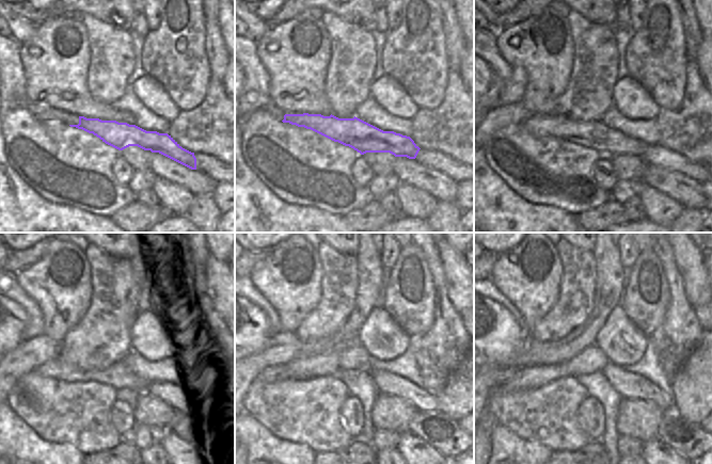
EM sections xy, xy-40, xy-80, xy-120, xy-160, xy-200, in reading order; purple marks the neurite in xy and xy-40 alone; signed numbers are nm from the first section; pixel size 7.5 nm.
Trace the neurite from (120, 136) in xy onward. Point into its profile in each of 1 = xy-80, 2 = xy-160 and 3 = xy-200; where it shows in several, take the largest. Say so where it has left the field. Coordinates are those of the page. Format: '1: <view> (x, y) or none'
1: xy-80 (607, 142)
2: xy-160 (275, 373)
3: xy-200 (500, 373)

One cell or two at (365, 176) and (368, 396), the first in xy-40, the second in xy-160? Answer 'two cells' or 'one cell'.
two cells

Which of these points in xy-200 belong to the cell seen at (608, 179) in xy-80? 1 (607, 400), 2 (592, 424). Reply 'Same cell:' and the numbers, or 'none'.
Same cell: 2

